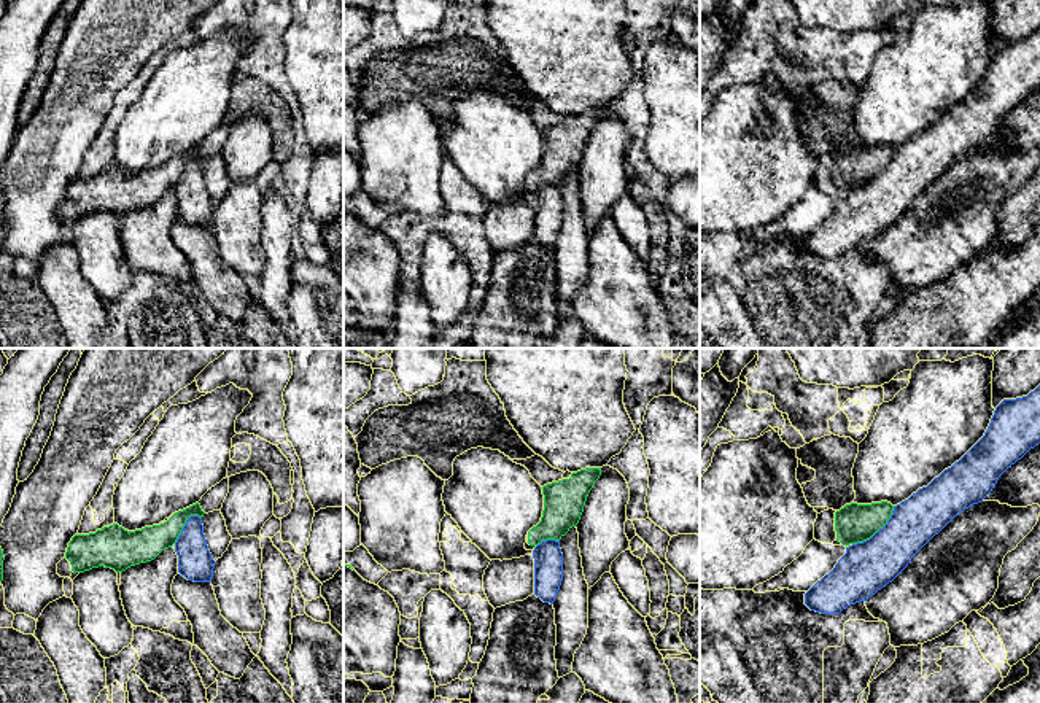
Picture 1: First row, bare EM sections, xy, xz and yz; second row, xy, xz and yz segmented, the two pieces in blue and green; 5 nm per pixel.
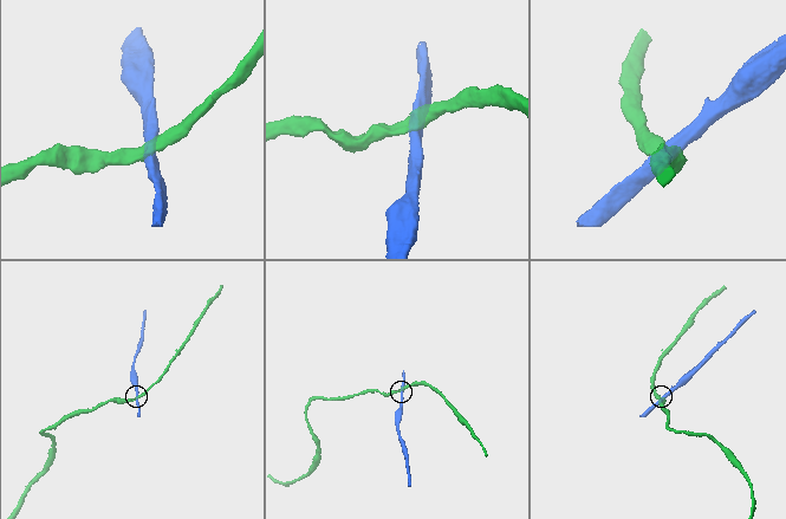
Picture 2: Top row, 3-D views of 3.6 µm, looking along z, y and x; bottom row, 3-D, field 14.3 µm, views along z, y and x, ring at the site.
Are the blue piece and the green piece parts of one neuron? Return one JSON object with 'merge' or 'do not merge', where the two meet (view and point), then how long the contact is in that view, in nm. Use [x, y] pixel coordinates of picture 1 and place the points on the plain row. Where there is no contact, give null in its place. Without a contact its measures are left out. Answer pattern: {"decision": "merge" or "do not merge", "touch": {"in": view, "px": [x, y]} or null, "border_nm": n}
{"decision": "do not merge", "touch": {"in": "yz", "px": [878, 174]}, "border_nm": 300}

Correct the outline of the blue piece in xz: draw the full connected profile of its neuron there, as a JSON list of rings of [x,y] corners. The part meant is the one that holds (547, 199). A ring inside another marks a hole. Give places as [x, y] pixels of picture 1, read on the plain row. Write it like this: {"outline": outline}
{"outline": [[[547,183],[533,194],[534,239],[544,247],[553,248],[563,224],[563,197],[560,184]]]}

